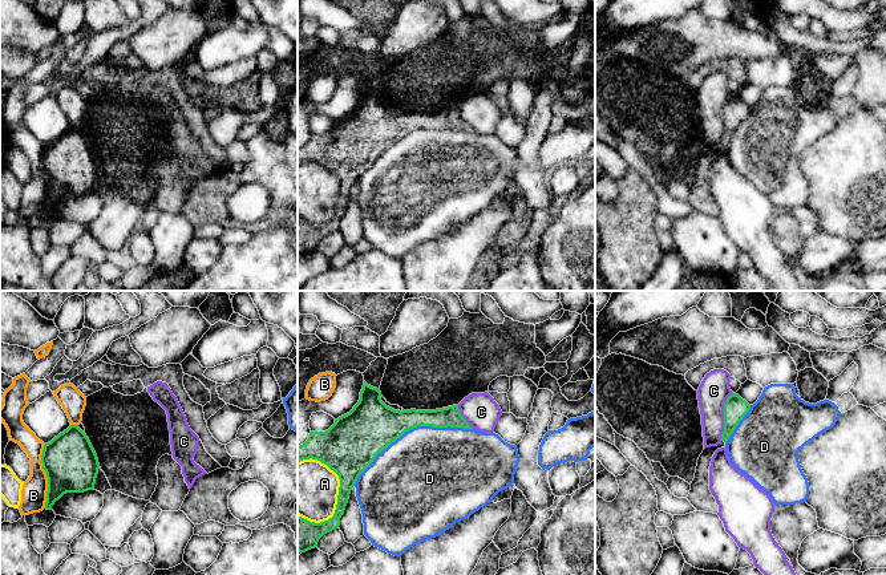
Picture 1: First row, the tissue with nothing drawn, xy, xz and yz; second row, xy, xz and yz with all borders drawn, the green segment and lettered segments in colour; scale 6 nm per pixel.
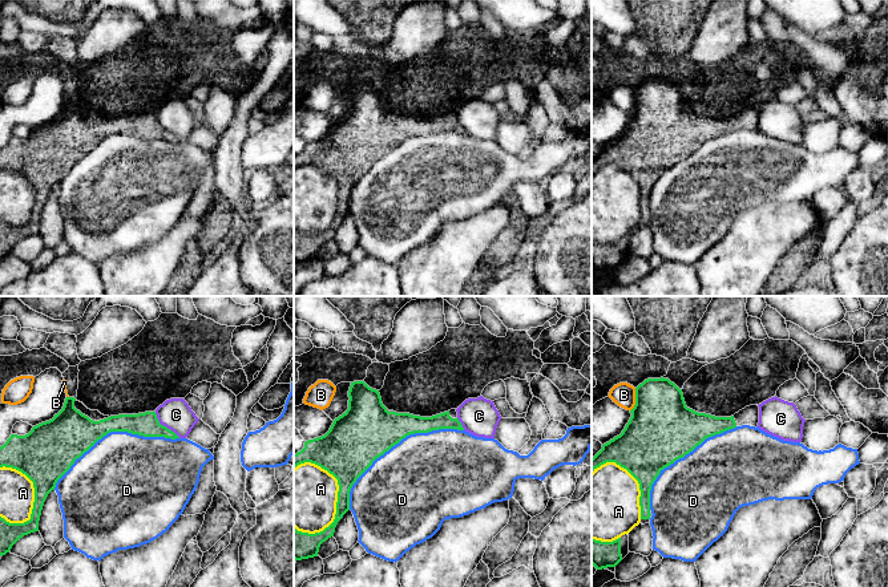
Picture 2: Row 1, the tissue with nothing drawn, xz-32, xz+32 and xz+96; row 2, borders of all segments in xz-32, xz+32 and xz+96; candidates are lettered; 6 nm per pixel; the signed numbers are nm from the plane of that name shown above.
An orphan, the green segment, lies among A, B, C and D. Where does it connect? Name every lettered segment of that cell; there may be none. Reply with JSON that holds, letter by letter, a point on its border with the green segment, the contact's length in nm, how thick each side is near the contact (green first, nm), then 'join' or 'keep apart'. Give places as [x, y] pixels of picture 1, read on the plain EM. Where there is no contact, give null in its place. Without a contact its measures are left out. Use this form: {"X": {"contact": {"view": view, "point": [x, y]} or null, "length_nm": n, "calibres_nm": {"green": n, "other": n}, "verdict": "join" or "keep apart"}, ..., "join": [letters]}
{"A": {"contact": {"view": "xz", "point": [339, 181]}, "length_nm": 420, "calibres_nm": {"green": 320, "other": 340}, "verdict": "keep apart"}, "B": {"contact": {"view": "xy", "point": [47, 178]}, "length_nm": 400, "calibres_nm": {"green": 320, "other": 160}, "verdict": "keep apart"}, "C": {"contact": {"view": "yz", "point": [724, 118]}, "length_nm": 300, "calibres_nm": {"green": 140, "other": 190}, "verdict": "keep apart"}, "D": {"contact": {"view": "xz", "point": [409, 132]}, "length_nm": 800, "calibres_nm": {"green": 320, "other": 480}, "verdict": "keep apart"}, "join": []}

